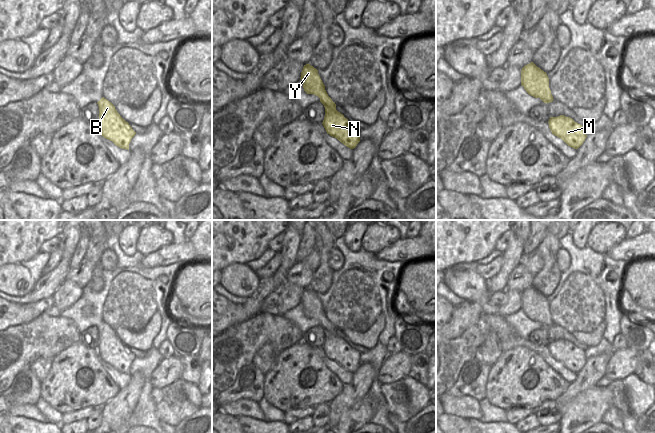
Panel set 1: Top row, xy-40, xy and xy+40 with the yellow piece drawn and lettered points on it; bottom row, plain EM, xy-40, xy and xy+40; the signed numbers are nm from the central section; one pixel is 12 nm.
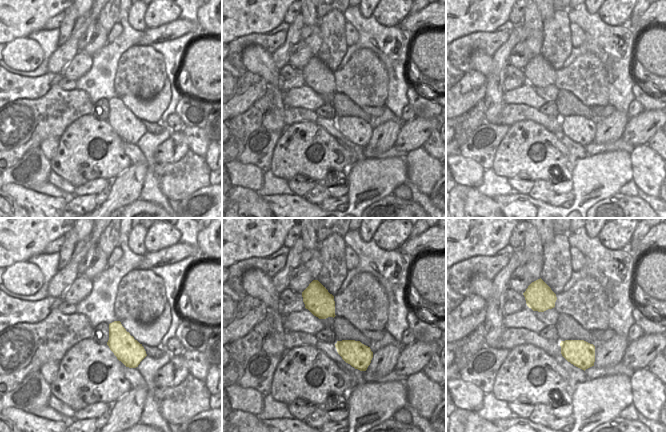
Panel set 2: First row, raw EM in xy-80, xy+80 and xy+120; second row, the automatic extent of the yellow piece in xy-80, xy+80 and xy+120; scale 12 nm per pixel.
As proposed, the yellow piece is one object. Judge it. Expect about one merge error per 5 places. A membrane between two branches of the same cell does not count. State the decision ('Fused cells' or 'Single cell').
Single cell

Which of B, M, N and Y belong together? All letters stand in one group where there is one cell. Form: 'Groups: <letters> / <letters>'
Groups: B M N Y

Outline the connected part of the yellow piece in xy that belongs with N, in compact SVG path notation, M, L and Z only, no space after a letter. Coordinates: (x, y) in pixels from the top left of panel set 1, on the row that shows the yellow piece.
M308 63L304 65L300 79L303 82L304 91L318 96L325 107L322 124L327 134L335 137L348 148L354 149L360 142L360 129L336 110L336 104L328 96L318 70Z

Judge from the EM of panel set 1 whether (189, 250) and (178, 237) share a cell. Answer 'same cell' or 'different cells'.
different cells

